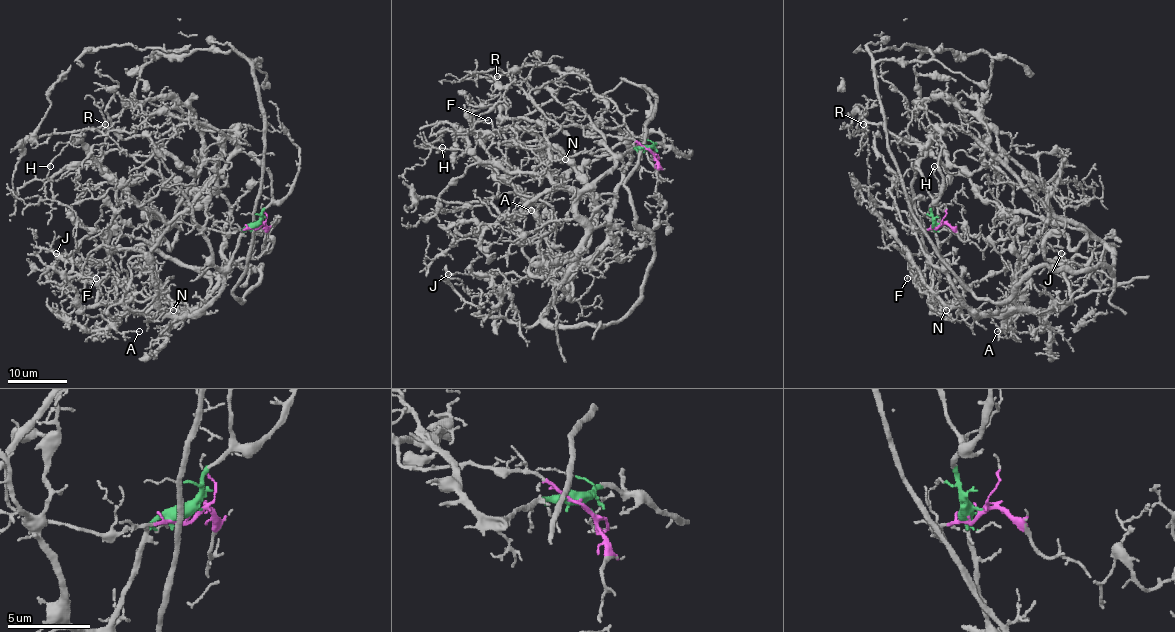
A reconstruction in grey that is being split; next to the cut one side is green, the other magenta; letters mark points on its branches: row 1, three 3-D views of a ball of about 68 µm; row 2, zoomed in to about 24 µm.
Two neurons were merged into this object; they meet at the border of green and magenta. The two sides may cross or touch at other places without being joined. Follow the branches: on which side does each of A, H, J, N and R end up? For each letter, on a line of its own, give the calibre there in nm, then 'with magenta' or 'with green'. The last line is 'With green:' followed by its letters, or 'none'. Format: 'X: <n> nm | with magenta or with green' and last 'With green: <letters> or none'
A: 110 nm | with green
H: 130 nm | with magenta
J: 140 nm | with magenta
N: 120 nm | with green
R: 70 nm | with magenta
With green: A, N

